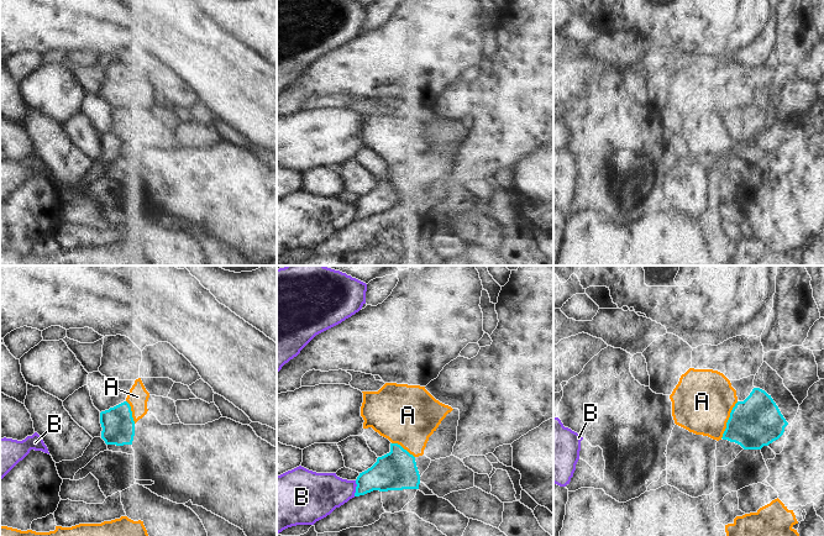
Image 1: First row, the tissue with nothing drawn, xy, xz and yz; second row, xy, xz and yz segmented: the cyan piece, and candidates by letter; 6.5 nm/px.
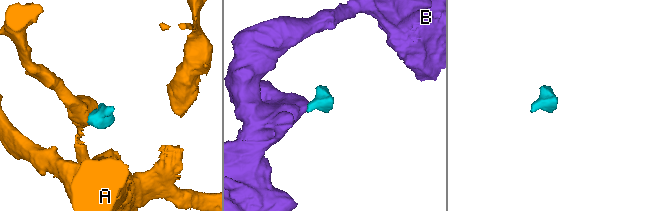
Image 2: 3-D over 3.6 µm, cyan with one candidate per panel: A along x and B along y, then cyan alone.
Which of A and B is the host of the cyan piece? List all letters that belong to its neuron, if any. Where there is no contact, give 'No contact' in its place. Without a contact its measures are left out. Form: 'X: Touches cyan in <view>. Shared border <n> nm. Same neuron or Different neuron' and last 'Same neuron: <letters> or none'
A: Touches cyan in yz. Shared border 260 nm. Same neuron
B: Touches cyan in xz. Shared border 110 nm. Different neuron
Same neuron: A

